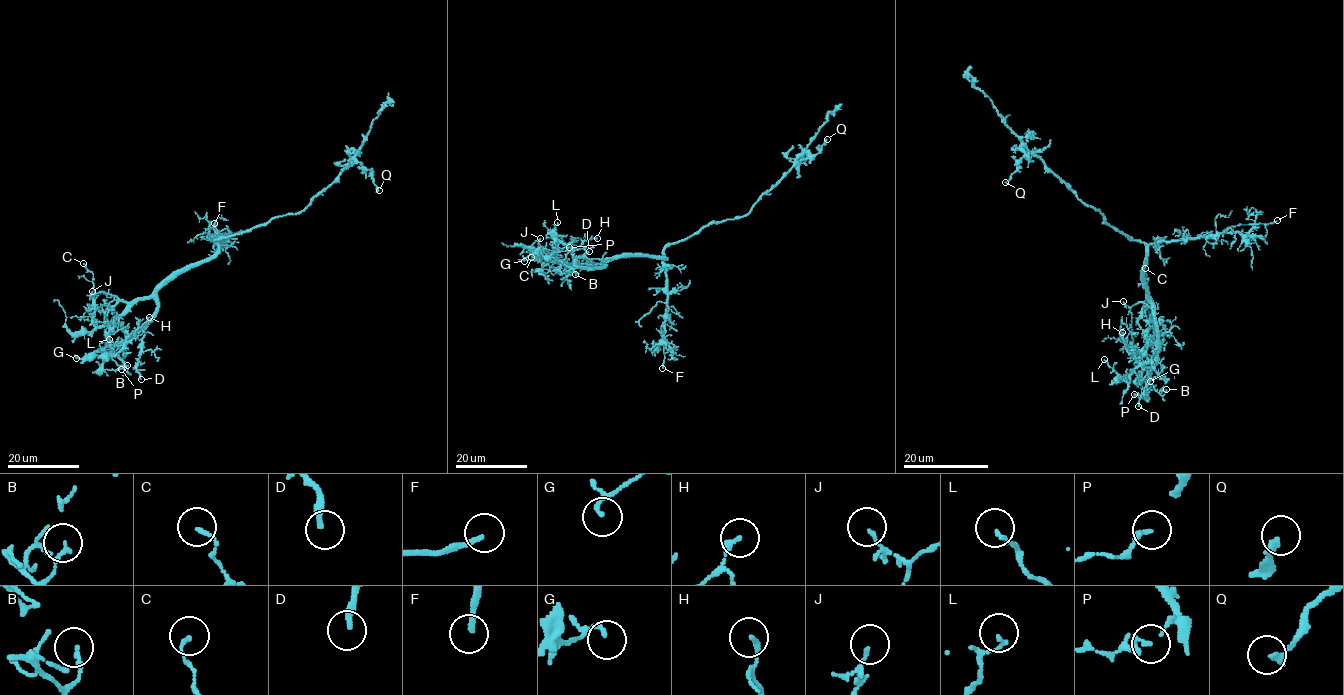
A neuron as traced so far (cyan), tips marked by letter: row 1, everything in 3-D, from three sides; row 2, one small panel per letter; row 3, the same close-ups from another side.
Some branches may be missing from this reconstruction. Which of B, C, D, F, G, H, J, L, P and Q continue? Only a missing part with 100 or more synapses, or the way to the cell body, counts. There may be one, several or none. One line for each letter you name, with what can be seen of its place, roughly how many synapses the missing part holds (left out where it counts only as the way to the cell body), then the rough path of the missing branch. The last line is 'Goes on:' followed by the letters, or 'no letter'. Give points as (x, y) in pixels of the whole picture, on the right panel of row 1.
F: at (1277, 220); missing branch runs (1277, 220), (1285, 213), (1292, 218), (1296, 217), (1301, 207), (1311, 203), (1329, 210), (1338, 207)
Goes on: F

